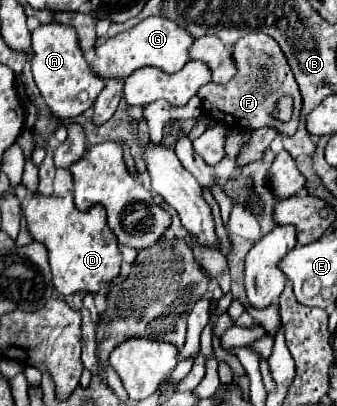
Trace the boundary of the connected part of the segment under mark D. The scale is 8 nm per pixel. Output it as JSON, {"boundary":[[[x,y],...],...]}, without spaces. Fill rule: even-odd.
{"boundary":[[[30,193],[22,201],[22,217],[28,223],[30,235],[46,245],[54,287],[62,295],[72,295],[76,291],[98,293],[104,281],[110,283],[120,275],[122,259],[118,241],[106,223],[106,211],[102,205],[92,205],[88,211],[78,211],[74,207],[72,193],[64,197]]]}

